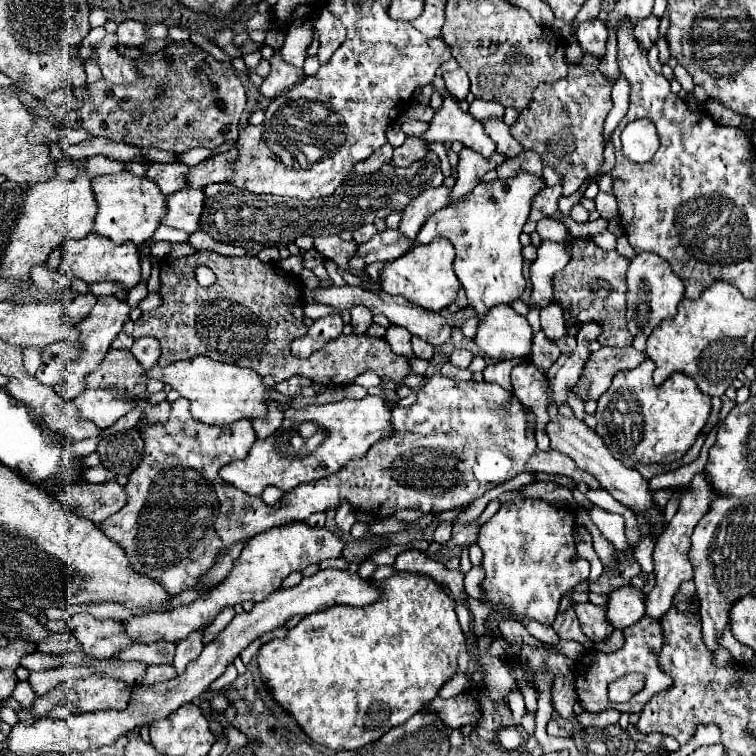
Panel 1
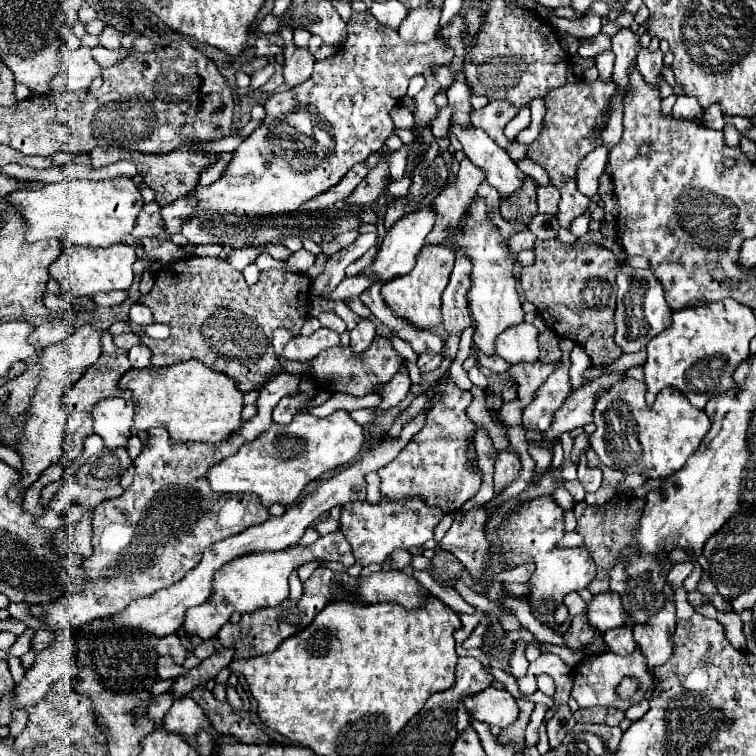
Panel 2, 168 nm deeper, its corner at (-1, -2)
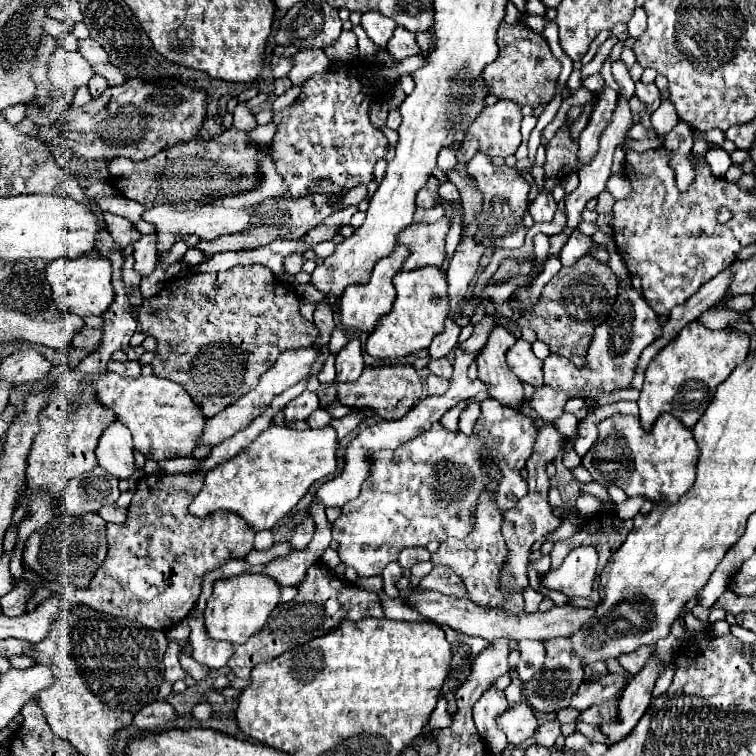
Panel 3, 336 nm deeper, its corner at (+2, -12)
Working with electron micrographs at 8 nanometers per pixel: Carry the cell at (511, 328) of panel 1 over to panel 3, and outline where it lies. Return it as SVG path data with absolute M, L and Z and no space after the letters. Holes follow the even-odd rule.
M517 340L513 348L509 348L507 352L507 362L509 362L509 368L511 372L521 380L521 382L527 382L535 388L543 386L543 362L533 354L531 350L531 344L525 342L525 340Z

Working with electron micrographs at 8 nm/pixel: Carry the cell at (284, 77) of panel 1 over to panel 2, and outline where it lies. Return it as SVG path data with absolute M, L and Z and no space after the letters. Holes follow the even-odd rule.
M292 42L286 44L282 50L284 50L284 64L282 64L284 82L290 88L306 82L312 74L312 66L314 66L312 54L308 50L296 48Z

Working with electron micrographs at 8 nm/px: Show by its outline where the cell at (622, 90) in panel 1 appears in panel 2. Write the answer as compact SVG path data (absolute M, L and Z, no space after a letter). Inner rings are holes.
M602 144L594 152L590 152L578 166L578 190L588 198L598 192L598 180L604 174L608 162L608 148Z

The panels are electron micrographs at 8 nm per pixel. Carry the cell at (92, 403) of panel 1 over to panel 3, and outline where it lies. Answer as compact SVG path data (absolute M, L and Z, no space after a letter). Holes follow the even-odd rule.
M113 422L107 432L99 438L97 444L97 462L111 476L119 480L127 480L133 474L133 442L127 426Z

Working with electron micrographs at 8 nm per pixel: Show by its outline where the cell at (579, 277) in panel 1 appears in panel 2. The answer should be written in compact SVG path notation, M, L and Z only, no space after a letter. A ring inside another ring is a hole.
M558 238L552 240L536 240L536 246L532 248L536 254L534 264L522 268L520 274L520 284L524 290L524 296L528 302L532 302L544 322L548 324L550 330L554 330L562 338L570 338L578 344L582 344L592 360L592 364L612 364L618 360L624 352L620 346L614 342L614 310L616 310L616 274L620 272L620 262L618 258L606 250L604 246L598 244L564 244Z

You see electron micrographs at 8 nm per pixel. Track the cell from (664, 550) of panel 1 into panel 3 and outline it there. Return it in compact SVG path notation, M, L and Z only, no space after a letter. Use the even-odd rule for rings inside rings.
M653 654L647 668L629 682L629 686L625 688L625 692L619 700L617 720L601 726L601 732L607 736L609 746L623 740L637 726L639 718L647 712L647 708L651 704L651 692L653 692L655 680L663 672L663 668L665 666L661 666Z

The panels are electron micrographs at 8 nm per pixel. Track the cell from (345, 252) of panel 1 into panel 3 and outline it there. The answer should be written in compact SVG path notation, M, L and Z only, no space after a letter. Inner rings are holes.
M443 358L443 360L431 360L429 362L429 370L433 374L437 374L437 376L447 378L447 380L453 376L453 364L447 358Z

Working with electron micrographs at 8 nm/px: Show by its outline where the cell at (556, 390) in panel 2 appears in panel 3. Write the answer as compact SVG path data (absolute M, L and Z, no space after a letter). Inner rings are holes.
M487 398L481 402L481 416L471 436L433 424L427 432L395 450L369 450L371 470L361 494L357 500L349 500L341 518L333 522L339 558L355 568L359 576L377 576L407 546L427 546L431 540L445 542L447 538L463 540L473 528L477 498L491 482L489 474L483 472L483 462L491 460L499 466L501 480L493 490L493 498L497 508L505 512L527 494L527 482L519 472L531 456L535 438L537 428L531 418Z

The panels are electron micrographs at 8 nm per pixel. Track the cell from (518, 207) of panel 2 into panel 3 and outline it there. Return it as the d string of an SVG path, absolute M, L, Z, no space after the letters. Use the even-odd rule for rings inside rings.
M503 260L501 266L497 268L497 272L491 278L491 284L503 284L515 276L525 276L527 272L531 272L531 262L517 262L517 260Z

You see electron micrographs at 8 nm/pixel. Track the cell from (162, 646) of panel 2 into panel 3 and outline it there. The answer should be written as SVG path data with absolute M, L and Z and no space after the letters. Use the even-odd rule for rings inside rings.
M181 654L181 668L183 668L187 674L191 674L195 682L201 682L201 680L209 674L209 668L207 668L207 666L195 662L191 656L185 656L185 654Z

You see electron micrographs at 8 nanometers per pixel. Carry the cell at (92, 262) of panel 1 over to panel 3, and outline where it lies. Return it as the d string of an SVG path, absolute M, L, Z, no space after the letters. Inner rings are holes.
M81 256L75 260L69 258L59 258L45 268L47 282L51 284L53 298L57 302L59 312L69 312L77 314L81 318L91 316L91 314L103 314L111 300L115 298L113 286L111 286L111 260L103 256Z

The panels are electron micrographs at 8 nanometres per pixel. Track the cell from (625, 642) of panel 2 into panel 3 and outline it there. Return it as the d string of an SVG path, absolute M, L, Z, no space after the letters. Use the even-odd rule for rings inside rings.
M643 646L637 652L631 652L627 656L619 656L619 664L631 674L639 674L643 670L643 666L647 664L651 652L653 652L653 646Z

